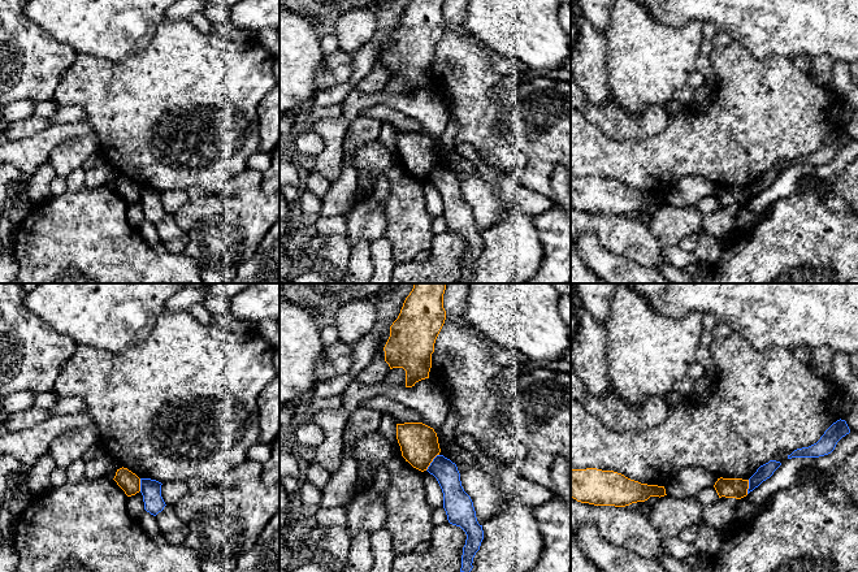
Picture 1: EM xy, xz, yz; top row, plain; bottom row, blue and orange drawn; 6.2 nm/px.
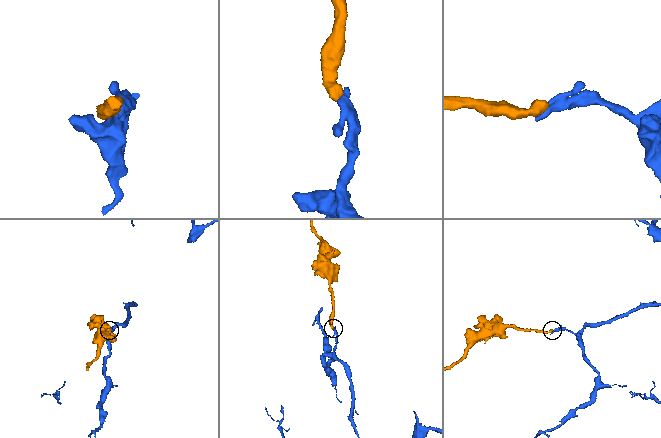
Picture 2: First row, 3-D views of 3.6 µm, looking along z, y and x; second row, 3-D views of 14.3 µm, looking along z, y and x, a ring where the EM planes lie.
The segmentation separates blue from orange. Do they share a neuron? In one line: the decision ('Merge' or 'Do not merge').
Do not merge

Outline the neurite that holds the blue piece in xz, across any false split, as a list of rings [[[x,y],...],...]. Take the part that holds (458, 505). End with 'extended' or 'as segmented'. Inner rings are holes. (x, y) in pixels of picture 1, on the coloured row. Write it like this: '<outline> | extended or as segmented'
[[[437,455],[426,471],[437,478],[442,489],[448,523],[460,526],[467,534],[460,572],[471,572],[473,558],[484,540],[482,525],[477,521],[473,502],[462,486],[456,464],[450,459]]] | as segmented

